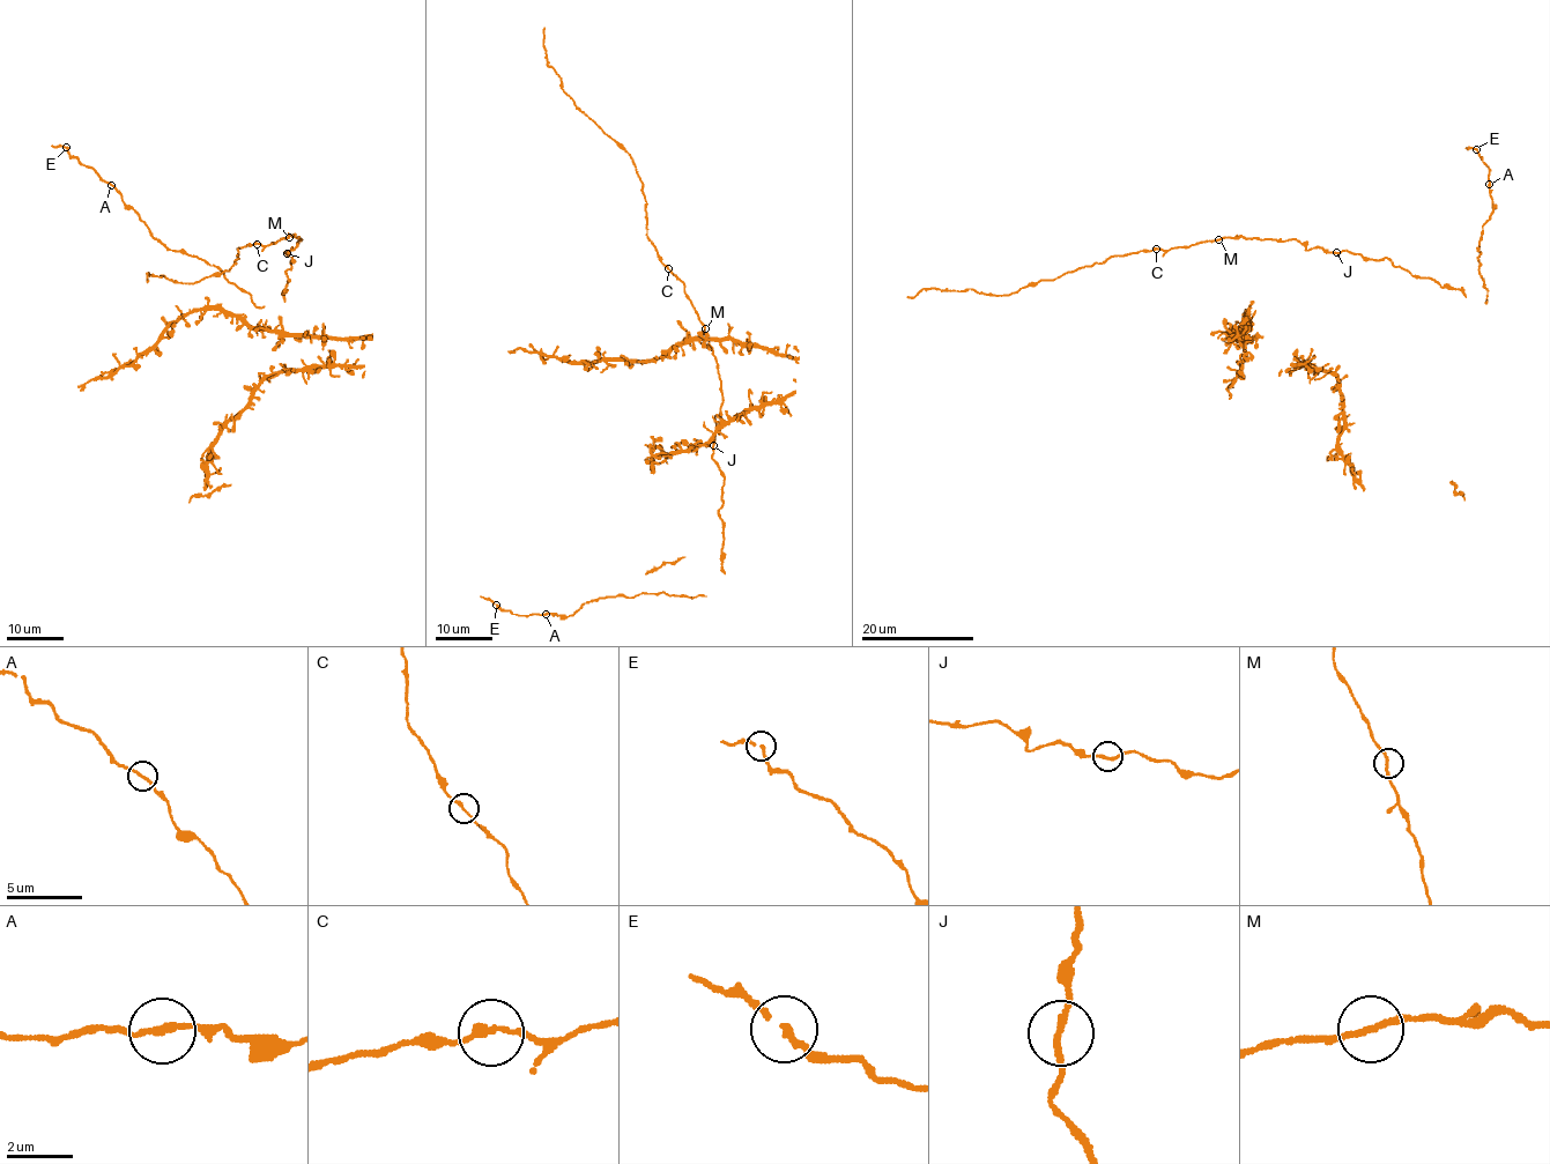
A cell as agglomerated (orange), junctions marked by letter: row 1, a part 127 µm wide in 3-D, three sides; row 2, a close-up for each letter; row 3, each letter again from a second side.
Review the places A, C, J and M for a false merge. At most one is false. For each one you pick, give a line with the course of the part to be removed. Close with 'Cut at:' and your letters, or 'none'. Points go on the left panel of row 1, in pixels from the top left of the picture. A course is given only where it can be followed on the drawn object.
Cut at: none

